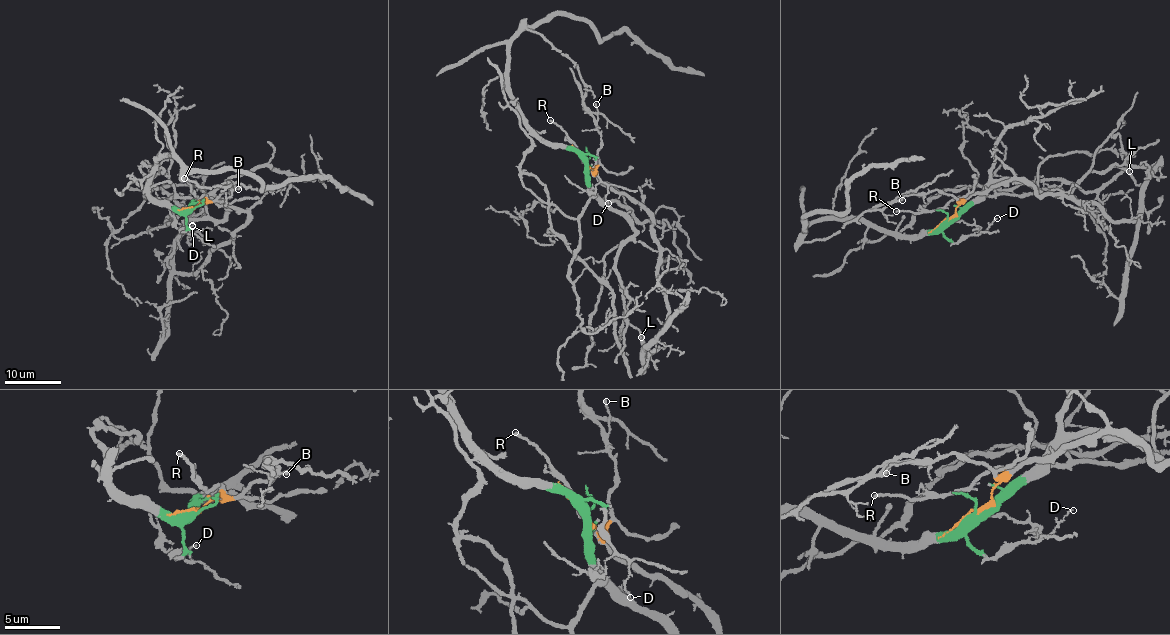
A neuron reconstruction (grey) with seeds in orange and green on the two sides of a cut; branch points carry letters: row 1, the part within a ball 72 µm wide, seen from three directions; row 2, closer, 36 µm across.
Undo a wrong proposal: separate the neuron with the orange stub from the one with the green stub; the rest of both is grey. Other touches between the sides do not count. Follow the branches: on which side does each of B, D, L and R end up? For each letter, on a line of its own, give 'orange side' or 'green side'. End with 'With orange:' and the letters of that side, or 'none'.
B: orange side
D: green side
L: green side
R: orange side
With orange: B, R

